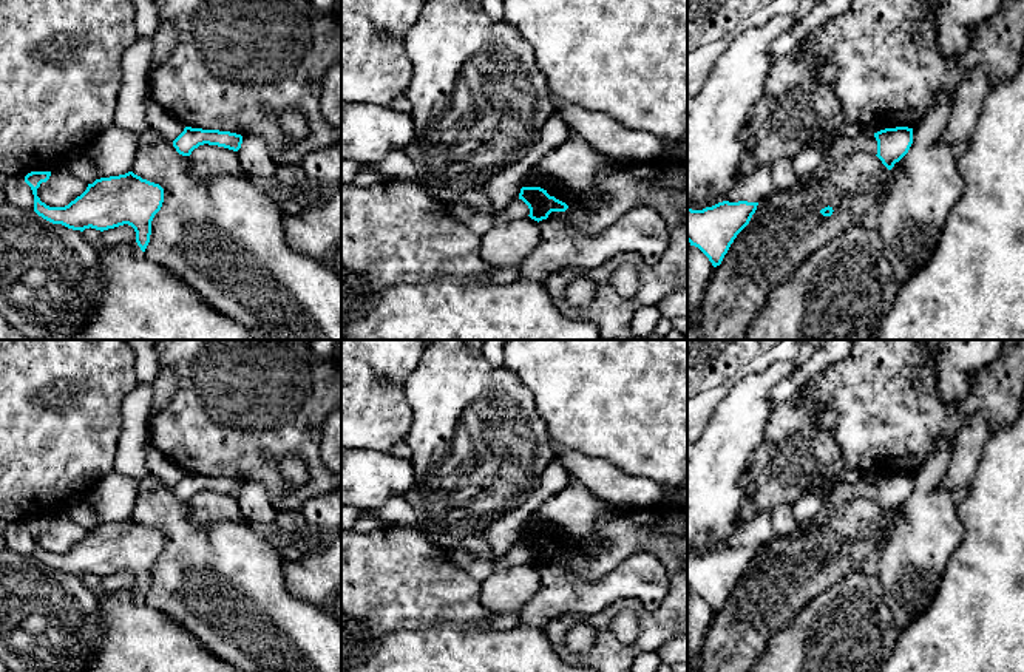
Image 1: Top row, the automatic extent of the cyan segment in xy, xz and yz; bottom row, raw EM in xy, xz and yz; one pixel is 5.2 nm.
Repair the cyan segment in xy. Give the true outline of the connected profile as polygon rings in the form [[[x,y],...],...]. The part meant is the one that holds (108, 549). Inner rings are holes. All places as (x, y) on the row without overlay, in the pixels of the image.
[[[31,518],[25,528],[34,541],[34,558],[53,570],[73,576],[108,576],[128,570],[136,578],[136,589],[145,598],[151,567],[164,548],[164,535],[128,518],[119,522],[100,524],[65,553],[49,553],[37,542],[37,535],[46,528],[51,518]]]

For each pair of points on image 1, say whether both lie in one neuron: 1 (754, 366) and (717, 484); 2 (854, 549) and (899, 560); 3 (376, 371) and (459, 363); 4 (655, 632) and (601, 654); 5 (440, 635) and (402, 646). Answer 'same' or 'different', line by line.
1: different
2: different
3: different
4: same
5: same

